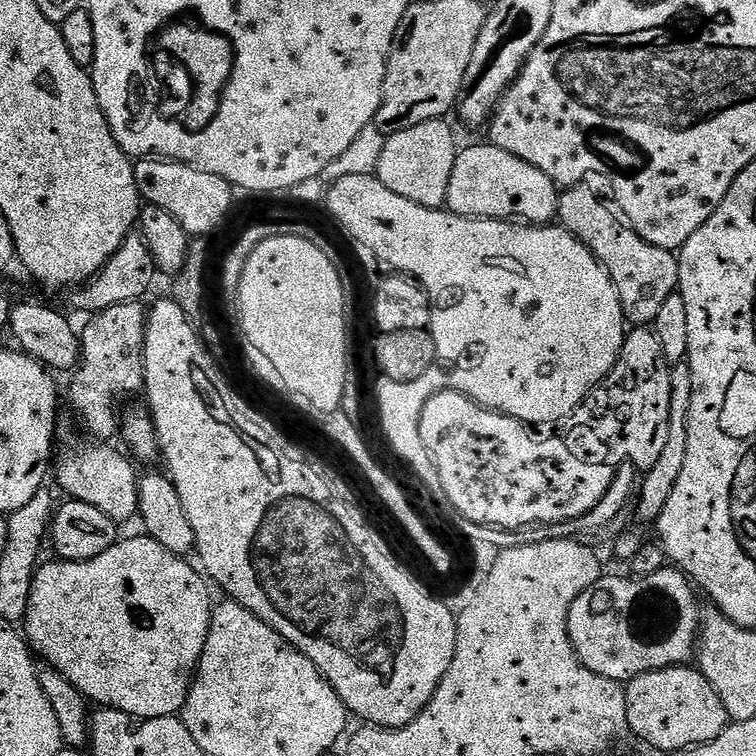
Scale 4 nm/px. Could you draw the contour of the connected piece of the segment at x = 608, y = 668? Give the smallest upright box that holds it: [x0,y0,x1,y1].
[568,566,702,682]

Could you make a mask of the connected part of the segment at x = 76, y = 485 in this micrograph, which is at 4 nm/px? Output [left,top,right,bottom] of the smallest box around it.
[54,431,140,522]

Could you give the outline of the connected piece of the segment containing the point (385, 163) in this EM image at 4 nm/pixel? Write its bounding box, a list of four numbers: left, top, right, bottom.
[374,118,458,208]

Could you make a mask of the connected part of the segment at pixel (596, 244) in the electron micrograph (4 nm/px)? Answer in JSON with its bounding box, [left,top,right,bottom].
[558,183,680,326]

